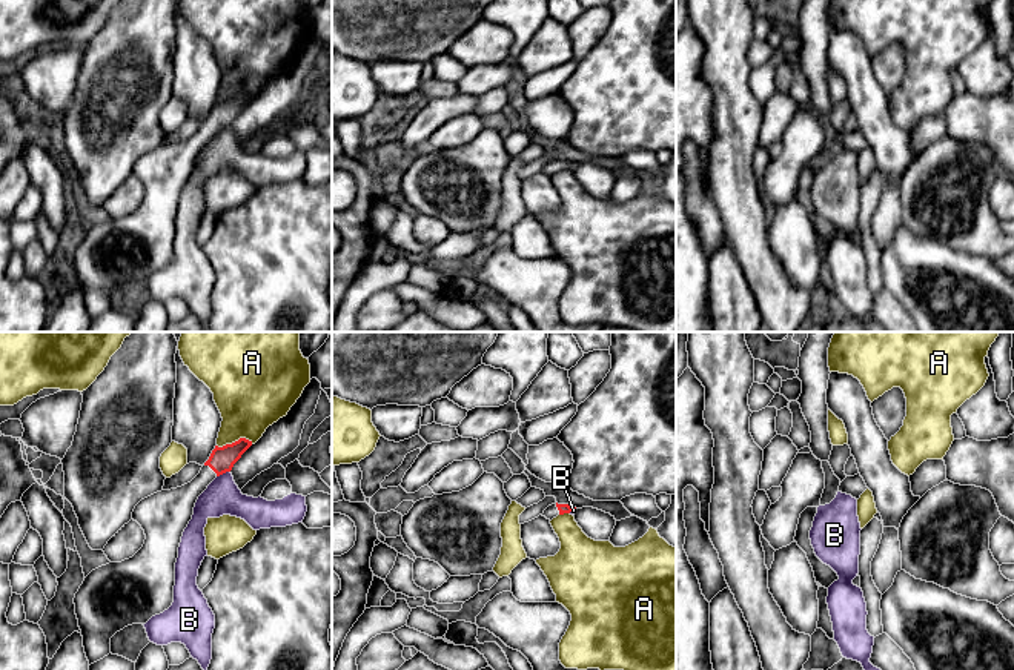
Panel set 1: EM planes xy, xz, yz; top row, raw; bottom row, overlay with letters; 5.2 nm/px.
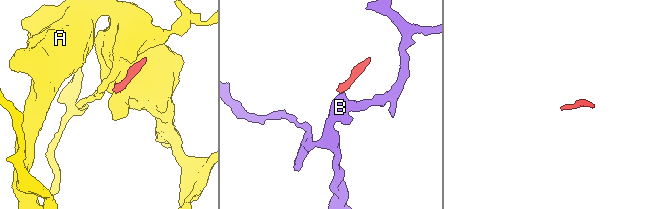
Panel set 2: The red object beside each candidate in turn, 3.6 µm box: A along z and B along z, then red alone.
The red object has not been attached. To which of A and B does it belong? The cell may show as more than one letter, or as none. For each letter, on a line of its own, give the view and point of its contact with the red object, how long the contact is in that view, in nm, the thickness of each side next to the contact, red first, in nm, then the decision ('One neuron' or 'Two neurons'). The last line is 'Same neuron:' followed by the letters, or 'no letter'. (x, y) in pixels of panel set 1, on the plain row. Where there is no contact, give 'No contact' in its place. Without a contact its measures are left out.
A: Touches red at xy (235, 97). Shared border 190 nm. Thickness 140 nm (red) against 360 nm. Two neurons
B: Touches red at xy (223, 128). Shared border 80 nm. Thickness 140 nm (red) against 190 nm. Two neurons
Same neuron: no letter

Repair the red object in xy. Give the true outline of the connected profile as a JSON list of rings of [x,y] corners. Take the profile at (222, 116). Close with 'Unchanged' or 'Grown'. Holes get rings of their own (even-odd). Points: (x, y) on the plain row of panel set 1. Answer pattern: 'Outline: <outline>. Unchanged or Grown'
Outline: [[[240,94],[223,103],[215,101],[200,129],[187,140],[157,148],[141,155],[132,175],[144,186],[143,203],[129,215],[109,218],[92,226],[75,249],[75,270],[83,292],[83,303],[89,321],[111,309],[111,294],[132,280],[146,280],[152,272],[163,269],[174,258],[175,218],[184,184],[194,171],[198,152],[220,131],[230,128],[234,120],[252,101]]]. Grown

